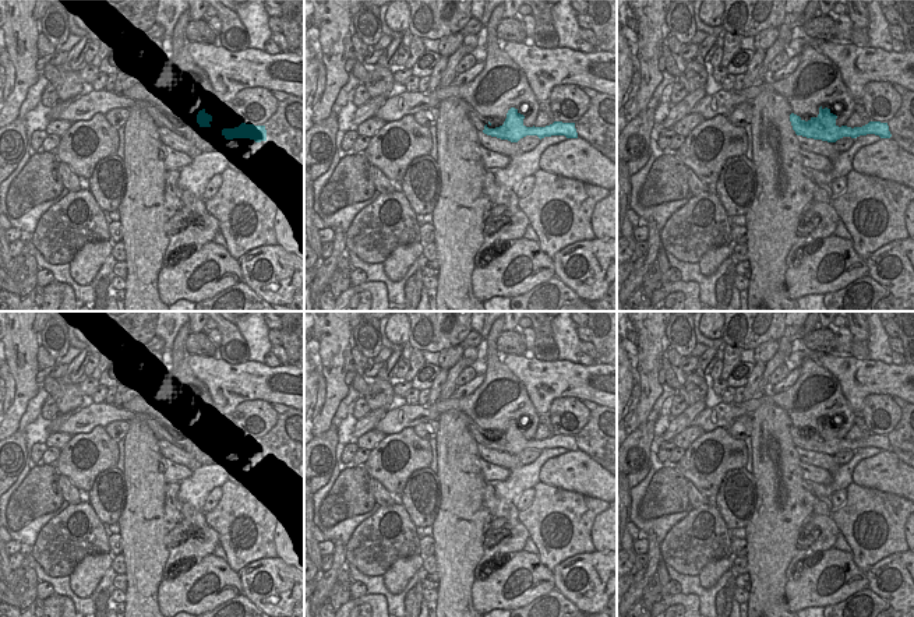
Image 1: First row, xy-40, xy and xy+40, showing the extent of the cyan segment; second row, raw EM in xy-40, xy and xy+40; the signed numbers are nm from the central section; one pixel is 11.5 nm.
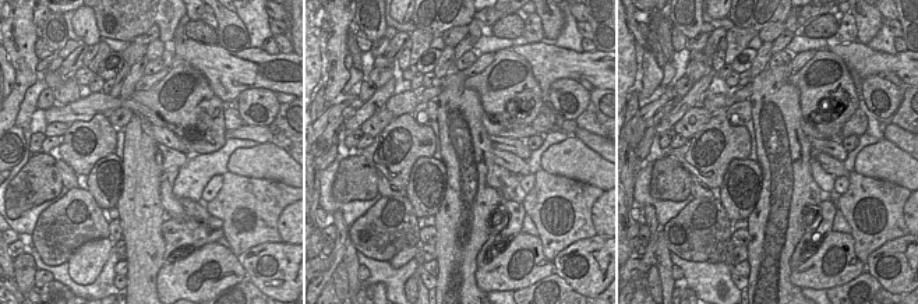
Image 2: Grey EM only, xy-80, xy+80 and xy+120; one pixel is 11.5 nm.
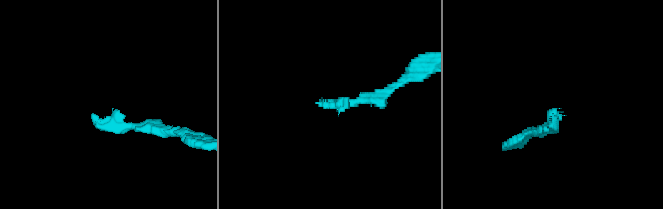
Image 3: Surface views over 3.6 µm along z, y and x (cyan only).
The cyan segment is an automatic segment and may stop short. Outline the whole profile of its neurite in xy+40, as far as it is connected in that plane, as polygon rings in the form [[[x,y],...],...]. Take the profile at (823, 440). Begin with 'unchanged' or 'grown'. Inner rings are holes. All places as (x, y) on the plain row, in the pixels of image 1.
unchanged; [[[822,419],[819,420],[819,427],[816,430],[811,430],[808,434],[794,426],[790,427],[790,434],[795,447],[807,451],[836,455],[843,449],[857,451],[867,447],[875,447],[881,451],[892,449],[887,436],[869,434],[862,440],[851,441],[847,438],[839,440],[836,437],[836,431],[837,429],[833,427],[830,422],[823,422]]]

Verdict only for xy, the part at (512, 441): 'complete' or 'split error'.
split error

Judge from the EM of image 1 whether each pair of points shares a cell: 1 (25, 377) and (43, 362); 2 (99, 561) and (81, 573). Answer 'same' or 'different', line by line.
1: different
2: same

